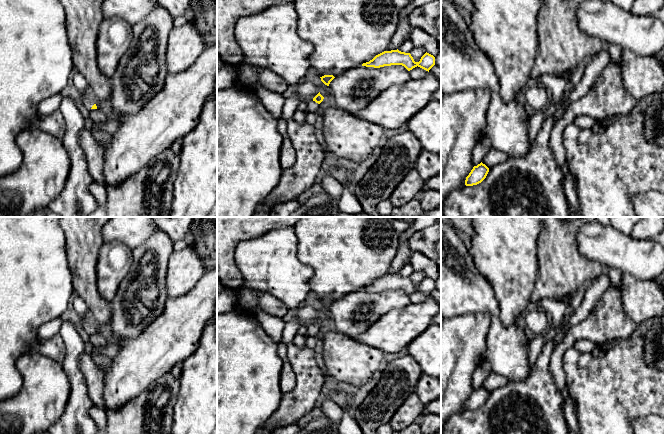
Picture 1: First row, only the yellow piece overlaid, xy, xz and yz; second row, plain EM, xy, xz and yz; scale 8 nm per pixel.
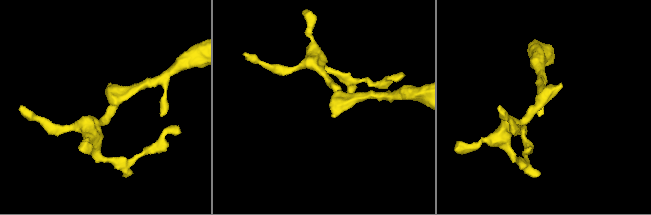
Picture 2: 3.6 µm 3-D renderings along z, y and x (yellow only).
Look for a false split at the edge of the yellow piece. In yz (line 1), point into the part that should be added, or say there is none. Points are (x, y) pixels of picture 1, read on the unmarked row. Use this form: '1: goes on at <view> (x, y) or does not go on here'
1: does not go on here

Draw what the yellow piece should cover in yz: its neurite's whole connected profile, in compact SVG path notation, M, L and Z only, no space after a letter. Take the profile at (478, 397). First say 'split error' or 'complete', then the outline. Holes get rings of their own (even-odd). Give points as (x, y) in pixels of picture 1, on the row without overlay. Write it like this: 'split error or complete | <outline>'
complete | M482 386L474 390L469 399L466 401L465 409L473 410L481 407L487 400L489 392Z

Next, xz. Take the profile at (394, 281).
complete | M397 274L384 275L376 279L369 286L363 287L362 290L380 292L391 289L402 289L408 295L415 291L420 291L429 296L435 289L435 281L429 277L425 277L419 286L415 286L410 277L401 276Z

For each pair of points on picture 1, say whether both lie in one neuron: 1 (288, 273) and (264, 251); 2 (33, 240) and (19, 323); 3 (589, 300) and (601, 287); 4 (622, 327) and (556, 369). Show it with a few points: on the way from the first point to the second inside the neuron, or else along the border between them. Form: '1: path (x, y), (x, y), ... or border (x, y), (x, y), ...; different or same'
1: path (282, 269), (270, 257); same
2: path (20, 261), (19, 302); same
3: path (591, 297), (598, 290); same
4: path (602, 327), (577, 332), (560, 349); same

